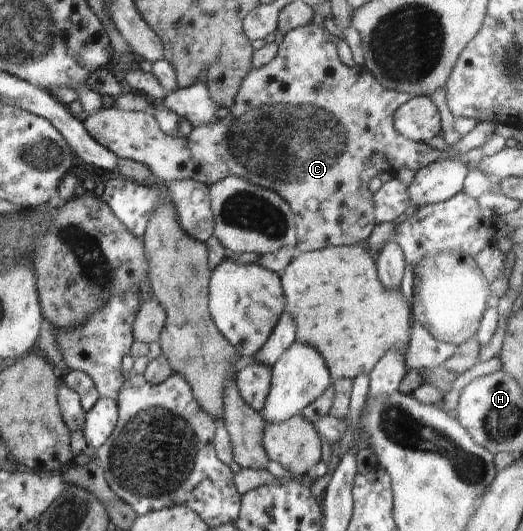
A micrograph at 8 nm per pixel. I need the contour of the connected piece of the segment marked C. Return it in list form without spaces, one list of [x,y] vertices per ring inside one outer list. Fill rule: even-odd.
[[[311,21],[308,25],[297,27],[285,33],[284,36],[285,40],[283,40],[278,48],[277,56],[266,66],[263,66],[263,68],[254,68],[251,70],[243,82],[241,82],[239,94],[235,96],[234,104],[230,107],[230,114],[227,114],[225,118],[217,120],[217,122],[211,123],[209,126],[202,125],[201,127],[190,129],[186,137],[174,138],[164,134],[158,126],[156,118],[148,112],[117,110],[117,108],[102,108],[96,111],[95,114],[89,114],[83,123],[85,129],[95,142],[99,142],[109,152],[113,152],[114,156],[117,156],[119,159],[131,159],[145,164],[145,166],[149,166],[149,170],[151,170],[151,173],[156,179],[161,179],[164,182],[196,179],[198,182],[203,182],[209,186],[224,180],[227,176],[241,176],[241,178],[245,178],[245,180],[249,180],[253,184],[274,190],[287,202],[293,212],[296,224],[296,251],[300,253],[318,251],[330,246],[364,245],[366,243],[366,240],[369,239],[377,224],[374,212],[374,194],[369,190],[369,183],[374,176],[378,176],[384,172],[395,174],[400,168],[408,168],[417,173],[421,168],[431,165],[438,160],[456,158],[458,154],[467,156],[470,150],[483,146],[489,140],[489,136],[495,134],[497,126],[493,122],[477,122],[477,125],[469,134],[463,136],[457,144],[447,147],[447,150],[443,152],[430,147],[427,143],[414,142],[409,138],[405,138],[397,130],[394,130],[393,112],[401,104],[405,104],[407,100],[414,98],[413,95],[400,93],[392,89],[388,90],[380,86],[379,82],[376,82],[375,78],[371,75],[371,72],[360,65],[360,63],[353,66],[353,68],[345,66],[339,59],[337,52],[338,35],[330,26],[319,26]]]

